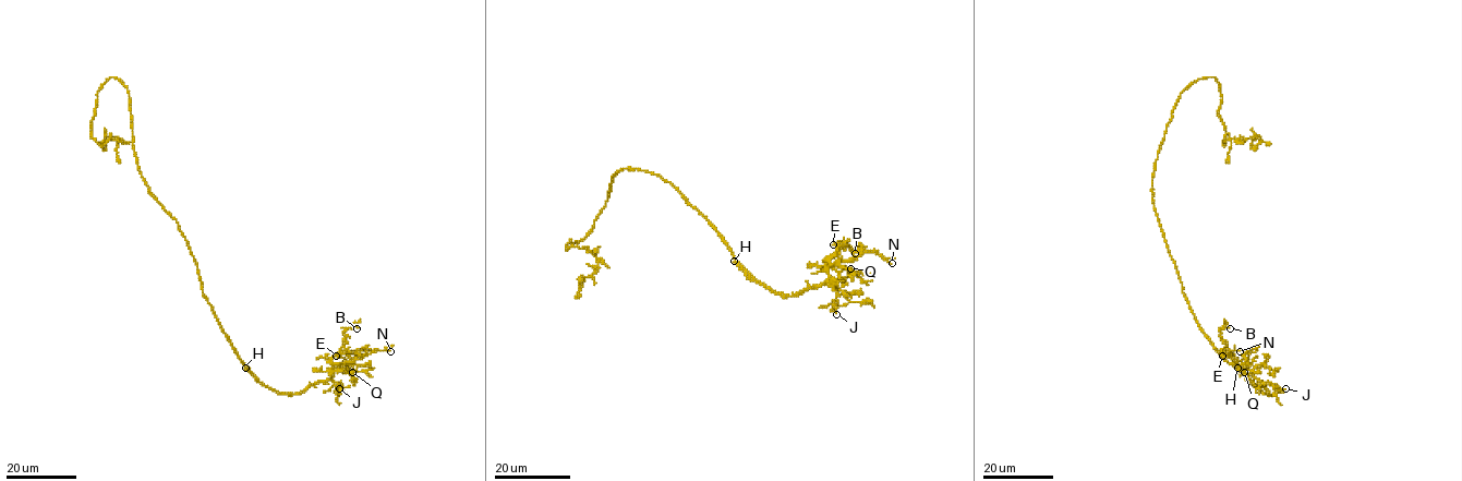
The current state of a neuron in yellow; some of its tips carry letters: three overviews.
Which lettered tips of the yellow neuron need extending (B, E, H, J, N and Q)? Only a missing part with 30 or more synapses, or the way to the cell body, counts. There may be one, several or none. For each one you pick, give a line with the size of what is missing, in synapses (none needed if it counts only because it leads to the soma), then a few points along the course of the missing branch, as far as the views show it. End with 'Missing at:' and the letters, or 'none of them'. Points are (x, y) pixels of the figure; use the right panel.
H: Course of what is missing: (1237, 368), (1270, 346), (1283, 331), (1283, 323), (1271, 317), (1237, 285), (1217, 278)
Missing at: H

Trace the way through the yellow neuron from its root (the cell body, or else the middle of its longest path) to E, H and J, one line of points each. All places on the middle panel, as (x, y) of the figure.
E: (668, 182), (715, 229), (734, 257), (776, 292), (798, 296), (823, 284), (826, 259), (836, 254), (833, 244)
H: (668, 182), (721, 236), (737, 262), (734, 261)
J: (668, 182), (715, 229), (734, 257), (758, 280), (776, 292), (789, 296), (828, 284), (836, 293), (836, 314)

